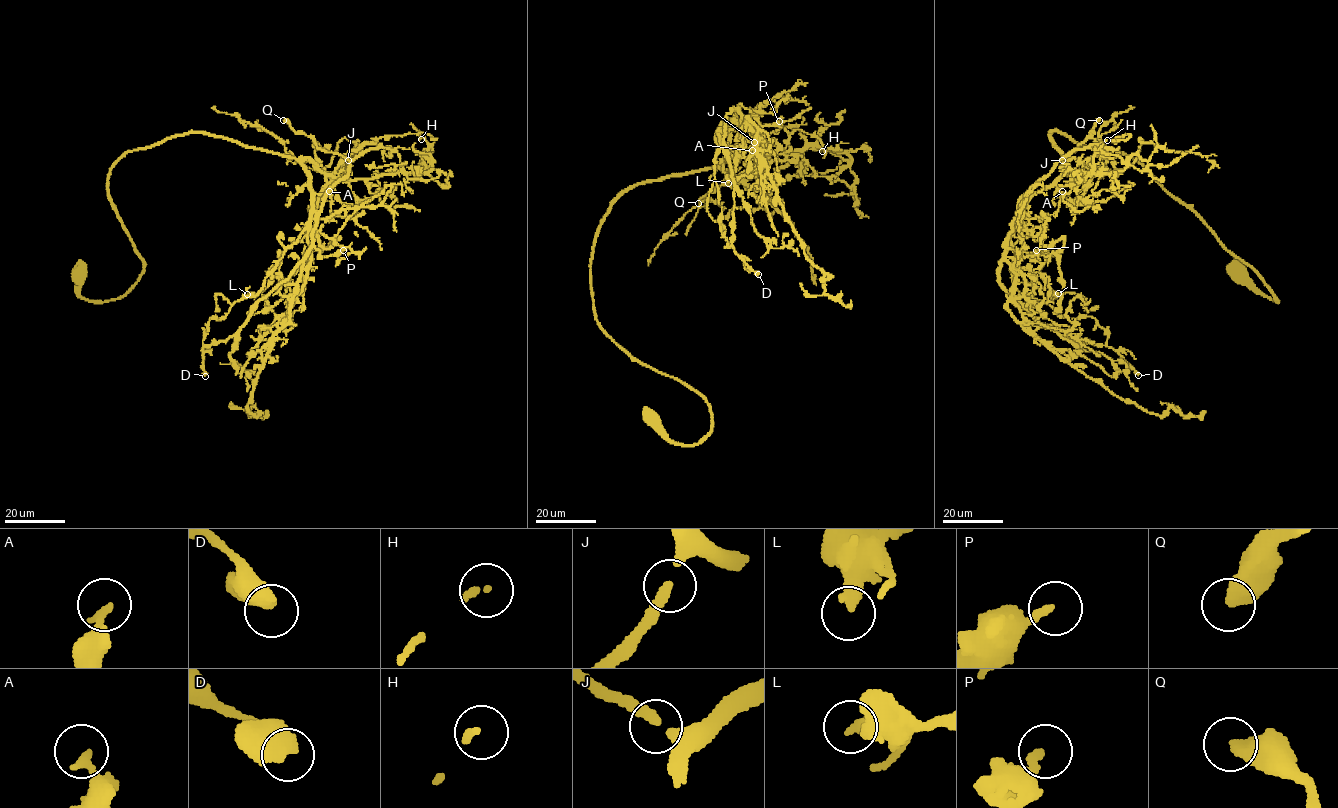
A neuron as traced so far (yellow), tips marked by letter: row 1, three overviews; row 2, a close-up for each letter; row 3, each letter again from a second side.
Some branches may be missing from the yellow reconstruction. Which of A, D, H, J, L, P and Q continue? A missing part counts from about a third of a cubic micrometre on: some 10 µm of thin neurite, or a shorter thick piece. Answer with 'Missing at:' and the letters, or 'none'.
Missing at: none

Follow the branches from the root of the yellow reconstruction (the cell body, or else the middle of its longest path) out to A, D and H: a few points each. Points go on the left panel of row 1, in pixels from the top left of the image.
A: (83, 271), (91, 301), (138, 279), (108, 176), (165, 139), (292, 156), (312, 218), (331, 217), (329, 191)
D: (83, 271), (107, 301), (145, 267), (108, 193), (127, 152), (205, 132), (299, 162), (312, 246), (205, 376)
H: (83, 271), (107, 301), (145, 267), (108, 193), (129, 151), (205, 132), (365, 179), (431, 171), (421, 139)

